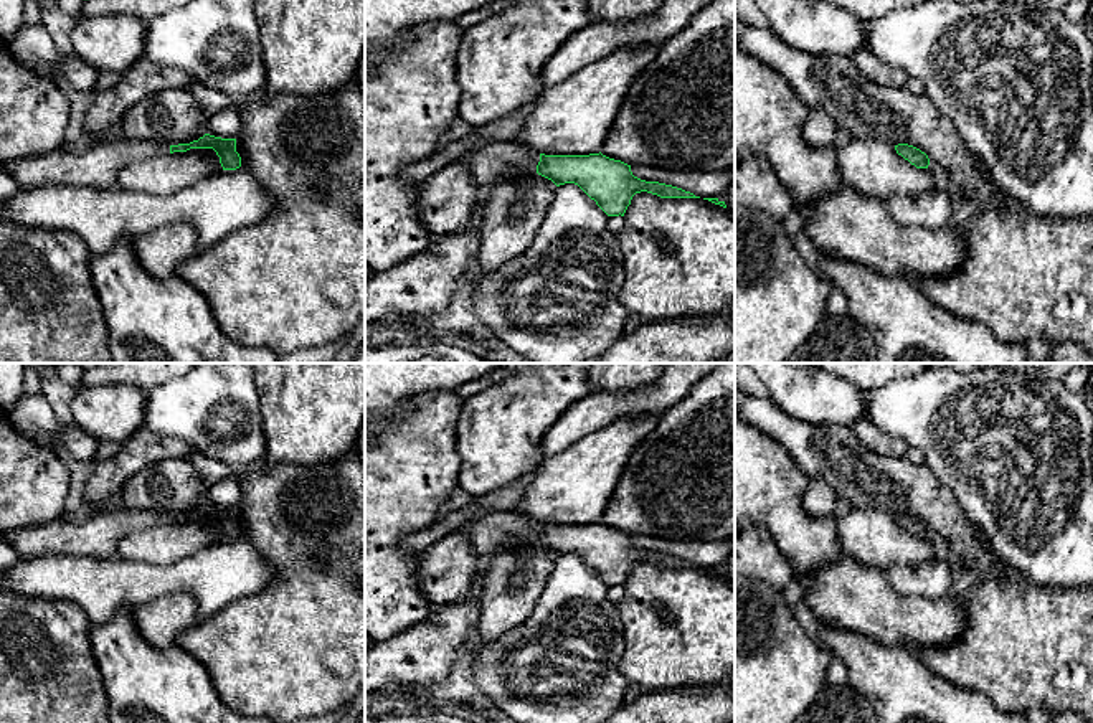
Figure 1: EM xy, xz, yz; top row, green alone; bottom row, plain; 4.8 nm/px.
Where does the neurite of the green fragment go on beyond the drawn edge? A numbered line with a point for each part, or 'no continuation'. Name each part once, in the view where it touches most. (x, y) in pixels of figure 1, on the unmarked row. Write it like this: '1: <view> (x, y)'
1: xz (492, 530)

